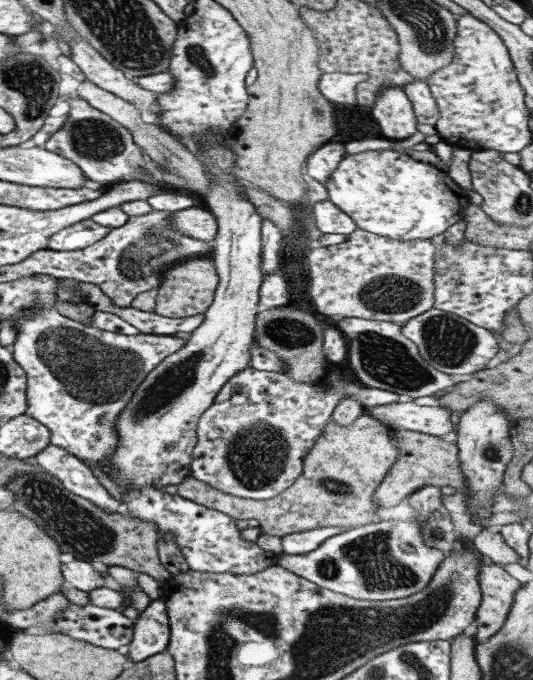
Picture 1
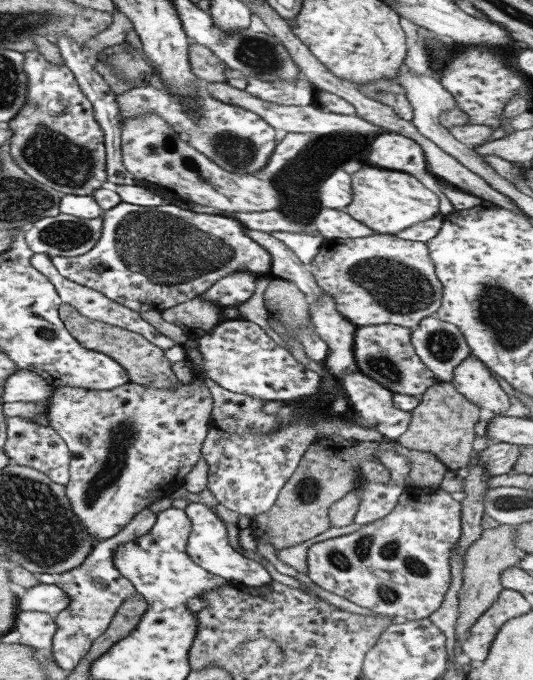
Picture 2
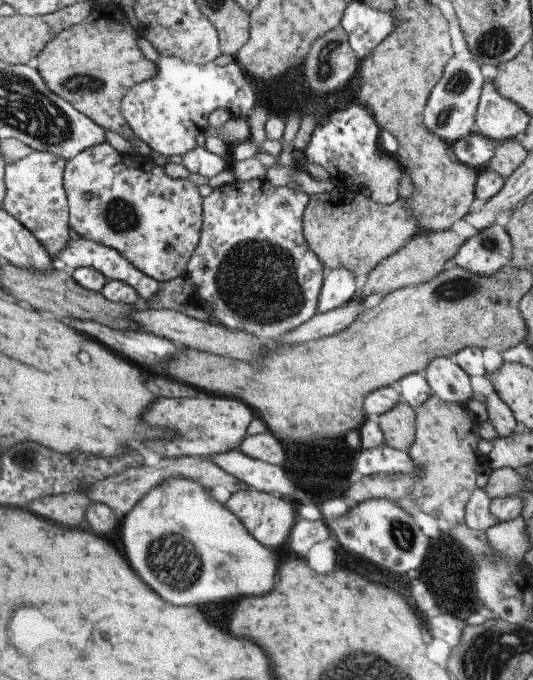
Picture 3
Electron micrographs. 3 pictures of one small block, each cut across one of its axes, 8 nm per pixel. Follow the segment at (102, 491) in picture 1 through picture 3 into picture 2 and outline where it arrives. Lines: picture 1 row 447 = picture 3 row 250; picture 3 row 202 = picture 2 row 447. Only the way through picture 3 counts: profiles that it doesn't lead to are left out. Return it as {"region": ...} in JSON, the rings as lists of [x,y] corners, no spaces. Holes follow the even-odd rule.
{"region":[[[9,419],[7,424],[7,439],[3,449],[9,458],[12,458],[17,465],[29,466],[40,470],[49,476],[56,484],[66,485],[70,480],[69,462],[70,451],[62,437],[51,427],[46,427],[34,421],[23,419]]]}

